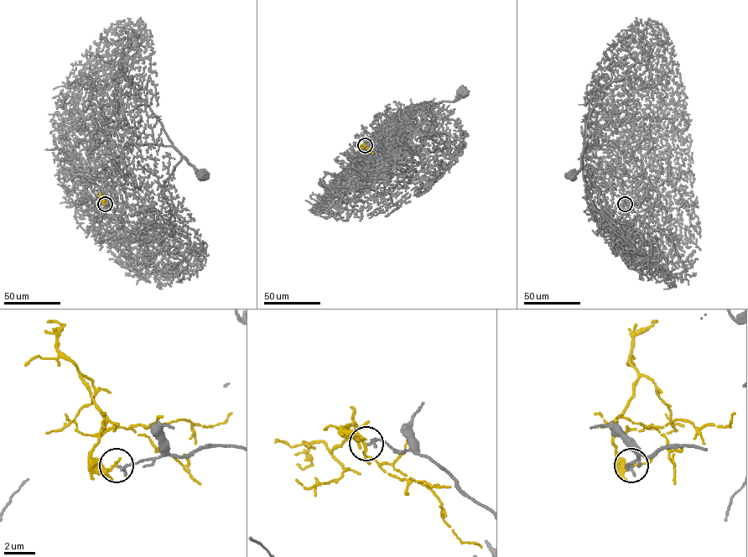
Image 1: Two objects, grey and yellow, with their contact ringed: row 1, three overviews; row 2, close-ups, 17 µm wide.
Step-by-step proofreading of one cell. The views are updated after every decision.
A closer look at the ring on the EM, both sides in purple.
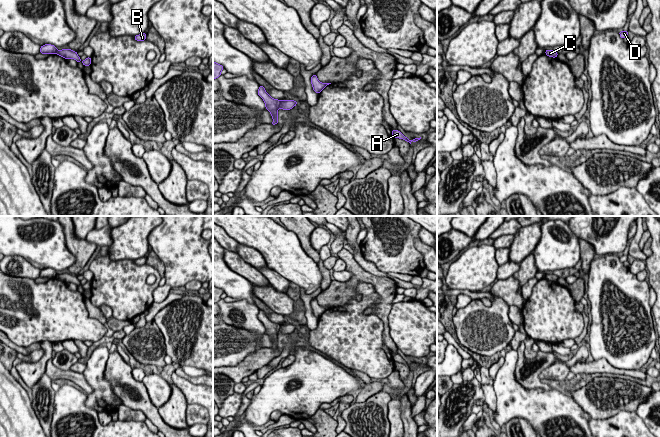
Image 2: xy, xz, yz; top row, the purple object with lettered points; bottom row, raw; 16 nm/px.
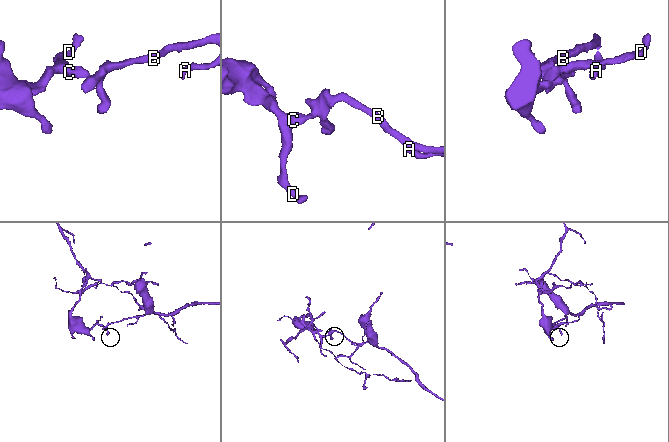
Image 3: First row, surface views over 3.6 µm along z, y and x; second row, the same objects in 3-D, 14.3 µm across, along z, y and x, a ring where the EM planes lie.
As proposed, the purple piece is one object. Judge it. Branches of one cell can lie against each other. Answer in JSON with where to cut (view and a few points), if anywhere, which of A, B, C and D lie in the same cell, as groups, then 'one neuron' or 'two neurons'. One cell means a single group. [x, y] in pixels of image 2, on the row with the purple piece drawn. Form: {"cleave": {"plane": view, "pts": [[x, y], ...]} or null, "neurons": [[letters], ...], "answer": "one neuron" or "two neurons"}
{"cleave": {"plane": "xz", "pts": [[281, 100], [278, 106]]}, "neurons": [["A", "B", "C"], ["D"]], "answer": "two neurons"}

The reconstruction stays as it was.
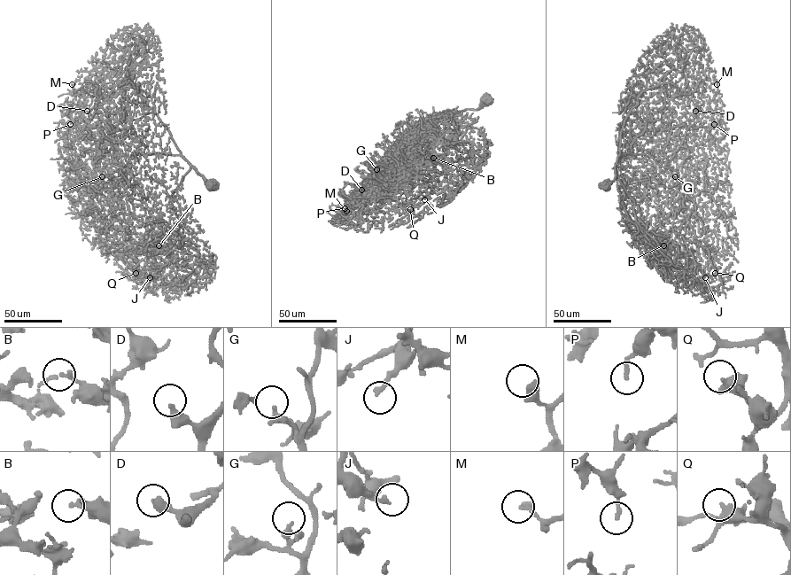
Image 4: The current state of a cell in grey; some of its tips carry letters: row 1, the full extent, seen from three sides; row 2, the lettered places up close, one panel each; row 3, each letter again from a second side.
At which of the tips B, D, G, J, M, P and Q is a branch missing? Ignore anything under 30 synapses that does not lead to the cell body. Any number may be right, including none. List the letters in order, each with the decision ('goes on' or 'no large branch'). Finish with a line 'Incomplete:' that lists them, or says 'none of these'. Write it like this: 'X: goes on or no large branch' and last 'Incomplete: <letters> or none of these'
B: no large branch
D: no large branch
G: no large branch
J: no large branch
M: no large branch
P: no large branch
Q: no large branch
Incomplete: none of these

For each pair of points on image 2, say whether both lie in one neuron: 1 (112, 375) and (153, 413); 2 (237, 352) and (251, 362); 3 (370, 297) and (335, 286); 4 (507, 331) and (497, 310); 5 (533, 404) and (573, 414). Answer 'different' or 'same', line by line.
1: same
2: different
3: different
4: same
5: same

